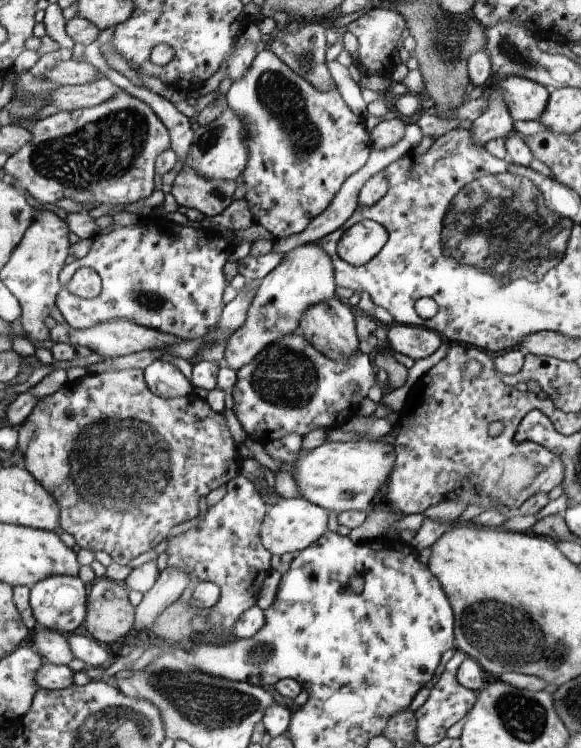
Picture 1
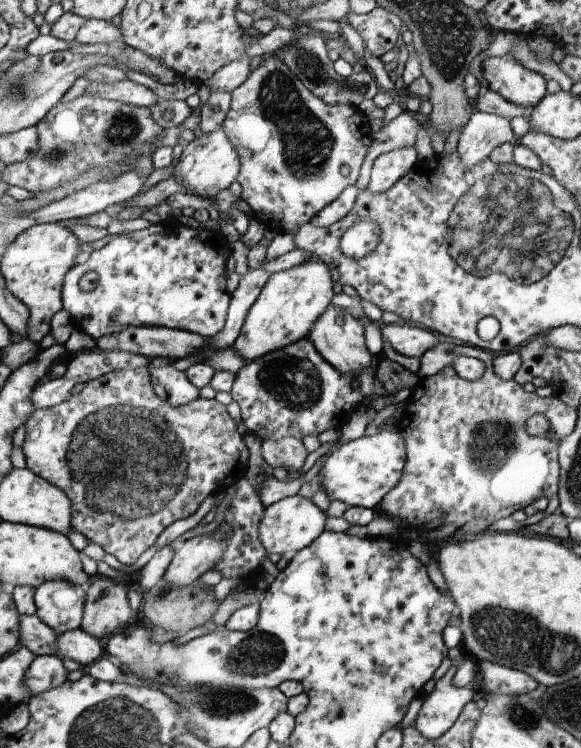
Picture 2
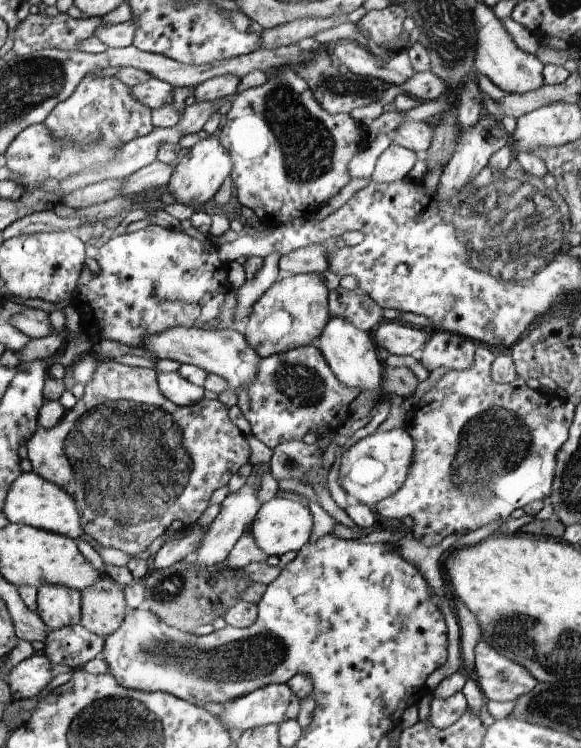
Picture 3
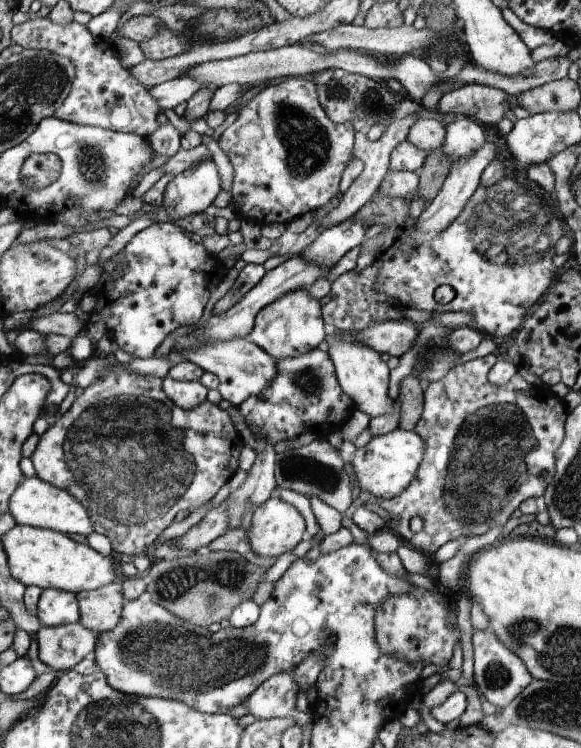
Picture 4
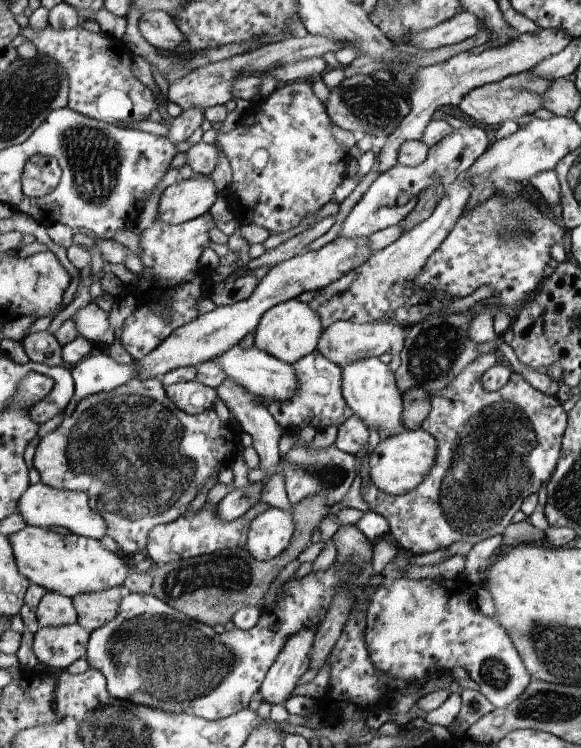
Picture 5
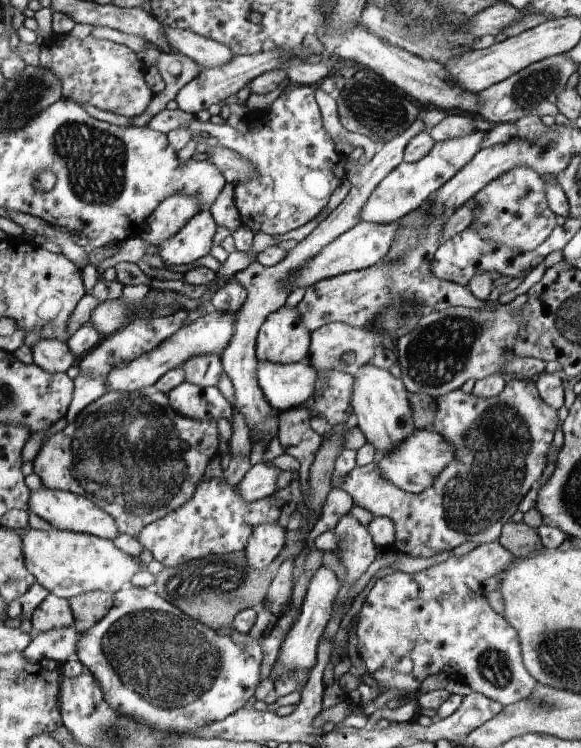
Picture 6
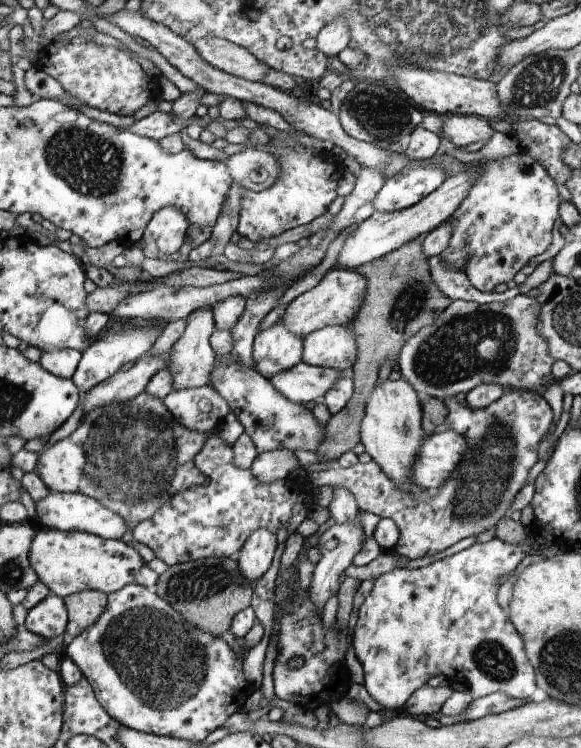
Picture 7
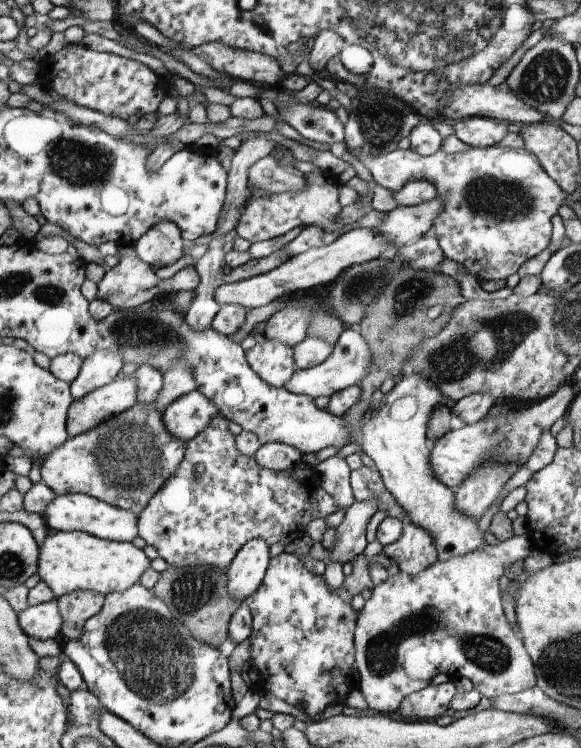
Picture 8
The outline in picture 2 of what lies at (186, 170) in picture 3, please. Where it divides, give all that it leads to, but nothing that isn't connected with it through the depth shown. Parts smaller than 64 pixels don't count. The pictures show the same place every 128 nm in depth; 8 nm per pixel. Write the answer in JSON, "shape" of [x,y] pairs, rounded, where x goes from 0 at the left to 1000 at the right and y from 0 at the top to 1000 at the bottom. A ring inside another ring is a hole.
{"shape":[[[382,171],[334,183],[325,189],[315,205],[301,219],[298,235],[324,258],[341,262],[368,263],[392,251],[399,243],[408,241],[413,233],[415,213],[406,201],[394,191],[394,183]]]}

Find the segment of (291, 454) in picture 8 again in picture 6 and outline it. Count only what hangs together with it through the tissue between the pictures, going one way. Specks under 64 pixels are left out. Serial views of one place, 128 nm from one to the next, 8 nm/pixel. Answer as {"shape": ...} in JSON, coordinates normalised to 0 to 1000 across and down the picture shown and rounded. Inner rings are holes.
{"shape":[[[442,619],[425,628],[420,639],[408,647],[408,654],[422,670],[465,664],[478,655],[475,639],[482,631],[482,627],[463,623],[461,619]]]}

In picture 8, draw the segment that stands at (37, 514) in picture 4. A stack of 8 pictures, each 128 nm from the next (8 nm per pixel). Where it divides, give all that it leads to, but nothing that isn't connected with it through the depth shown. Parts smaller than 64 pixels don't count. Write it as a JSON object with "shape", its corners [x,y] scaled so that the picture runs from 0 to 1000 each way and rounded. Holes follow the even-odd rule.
{"shape":[[[145,659],[98,662],[72,690],[90,710],[141,710],[188,723],[231,722],[238,717],[238,695],[241,695],[232,684],[186,674]]]}

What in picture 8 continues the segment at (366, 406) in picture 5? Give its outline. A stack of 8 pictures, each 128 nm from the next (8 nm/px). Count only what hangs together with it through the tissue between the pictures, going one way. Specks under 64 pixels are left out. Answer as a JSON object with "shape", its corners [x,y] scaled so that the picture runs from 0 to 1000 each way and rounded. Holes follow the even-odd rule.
{"shape":[[[702,499],[685,505],[675,523],[661,528],[651,549],[618,582],[623,604],[644,615],[664,655],[676,660],[713,701],[742,713],[752,731],[752,749],[761,751],[836,729],[835,711],[823,705],[823,695],[783,675],[781,654],[749,638],[742,622],[737,575],[744,556],[756,541],[776,547],[783,539],[771,531],[762,532],[759,521],[740,507]]]}

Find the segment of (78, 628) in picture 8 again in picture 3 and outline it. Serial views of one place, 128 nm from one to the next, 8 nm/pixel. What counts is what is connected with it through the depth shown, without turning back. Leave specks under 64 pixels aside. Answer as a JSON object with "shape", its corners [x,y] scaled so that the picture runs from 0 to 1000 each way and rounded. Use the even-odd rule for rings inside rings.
{"shape":[[[182,769],[139,790],[139,836],[176,853],[193,848],[219,822],[213,795],[210,786]]]}

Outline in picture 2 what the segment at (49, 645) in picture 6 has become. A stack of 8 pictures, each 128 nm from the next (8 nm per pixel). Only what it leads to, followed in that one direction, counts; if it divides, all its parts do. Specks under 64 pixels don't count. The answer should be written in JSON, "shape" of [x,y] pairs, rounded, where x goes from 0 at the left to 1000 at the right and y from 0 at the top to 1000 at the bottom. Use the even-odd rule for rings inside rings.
{"shape":[[[139,837],[102,848],[93,861],[98,862],[95,874],[100,878],[107,882],[131,882],[145,896],[179,876],[169,854],[151,848]]]}

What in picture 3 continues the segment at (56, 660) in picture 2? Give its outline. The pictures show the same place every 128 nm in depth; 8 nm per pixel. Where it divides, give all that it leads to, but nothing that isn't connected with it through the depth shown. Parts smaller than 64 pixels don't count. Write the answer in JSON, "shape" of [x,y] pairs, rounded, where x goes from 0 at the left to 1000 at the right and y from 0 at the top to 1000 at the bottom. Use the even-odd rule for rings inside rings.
{"shape":[[[76,874],[36,882],[19,893],[12,906],[21,933],[26,936],[62,930],[91,908],[91,890]]]}

